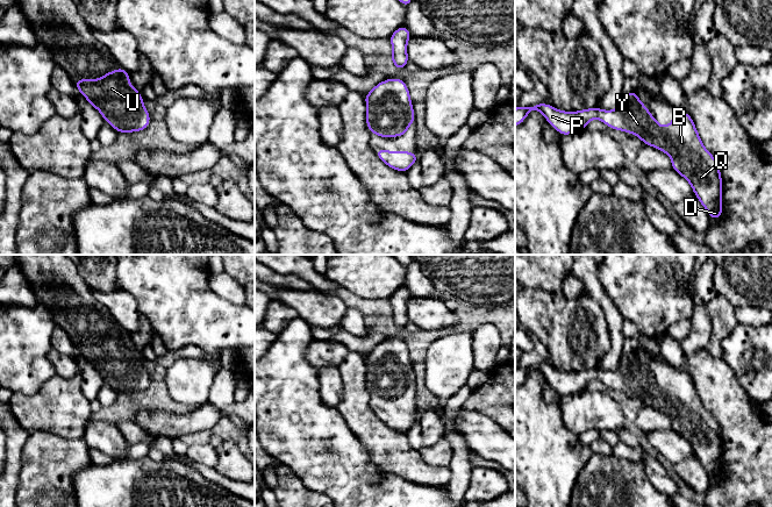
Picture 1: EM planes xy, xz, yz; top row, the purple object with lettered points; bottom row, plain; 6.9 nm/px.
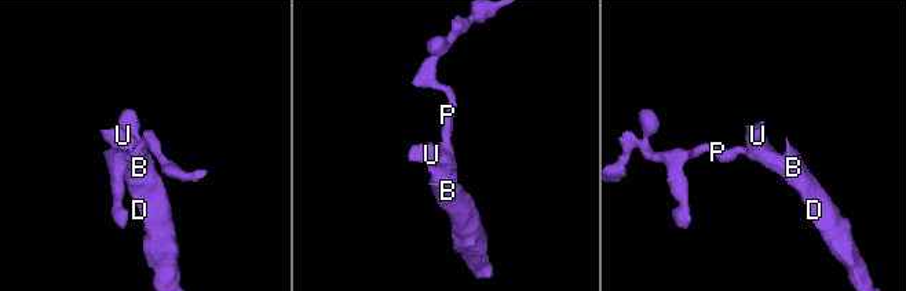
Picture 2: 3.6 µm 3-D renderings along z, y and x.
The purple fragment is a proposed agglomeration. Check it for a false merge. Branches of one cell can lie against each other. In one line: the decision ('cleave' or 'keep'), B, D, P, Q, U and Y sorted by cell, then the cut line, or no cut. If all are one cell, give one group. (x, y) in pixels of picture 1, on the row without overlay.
keep; groups B D P Q U Y; cut none

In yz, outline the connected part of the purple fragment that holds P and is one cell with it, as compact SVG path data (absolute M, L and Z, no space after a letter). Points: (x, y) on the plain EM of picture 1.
M622 354L620 365L614 371L593 367L578 372L564 372L543 363L515 369L515 387L520 386L531 371L538 371L562 397L581 392L594 379L600 379L615 391L631 393L648 405L666 413L672 429L692 447L695 457L708 472L710 481L722 474L722 438L720 426L705 408L691 376L678 371L672 384L660 387L649 369L636 354Z

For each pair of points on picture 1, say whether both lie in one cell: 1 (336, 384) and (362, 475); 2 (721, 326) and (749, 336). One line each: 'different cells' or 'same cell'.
1: different cells
2: different cells

